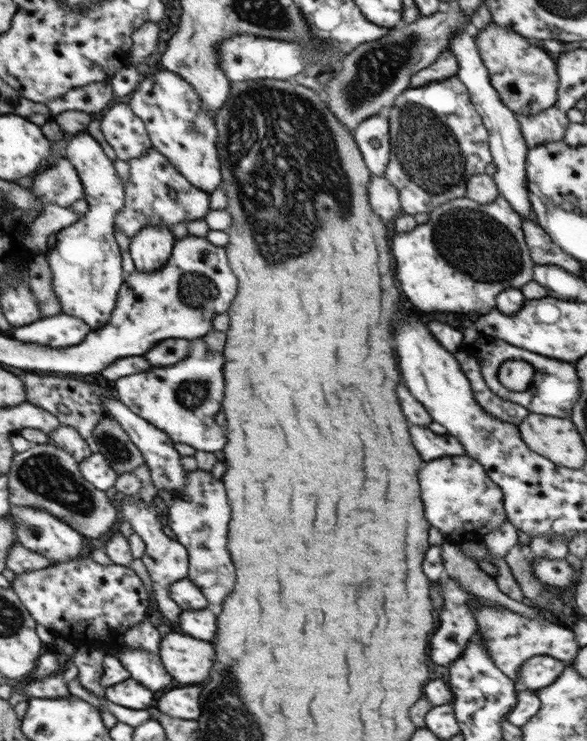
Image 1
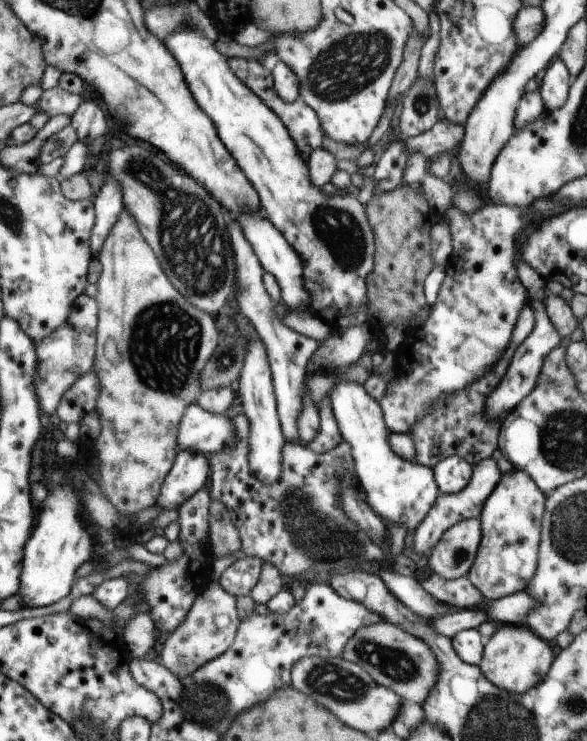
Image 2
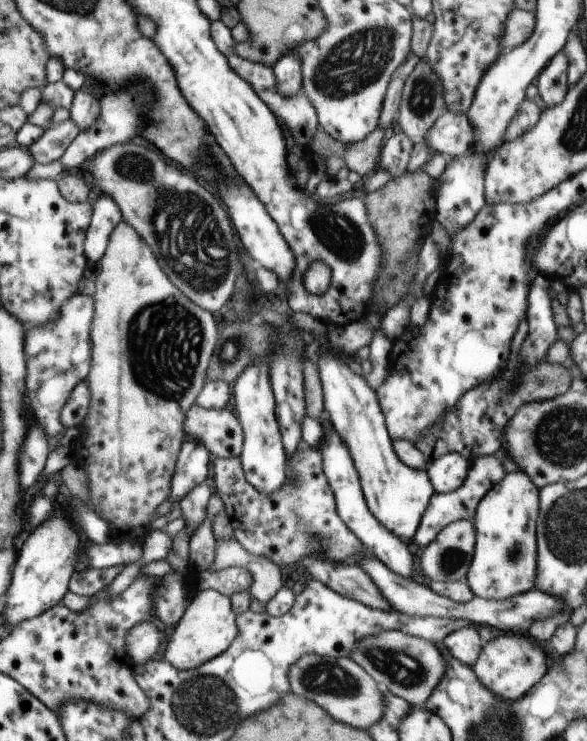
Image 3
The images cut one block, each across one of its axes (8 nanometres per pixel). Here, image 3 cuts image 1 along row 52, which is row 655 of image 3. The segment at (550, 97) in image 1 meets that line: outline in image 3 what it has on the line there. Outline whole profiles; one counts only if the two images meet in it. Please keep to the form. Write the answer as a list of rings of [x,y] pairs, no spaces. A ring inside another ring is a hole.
[[[500,633],[482,645],[477,660],[472,664],[473,672],[480,683],[502,699],[515,700],[546,673],[550,662],[543,645],[534,643],[526,634]]]

